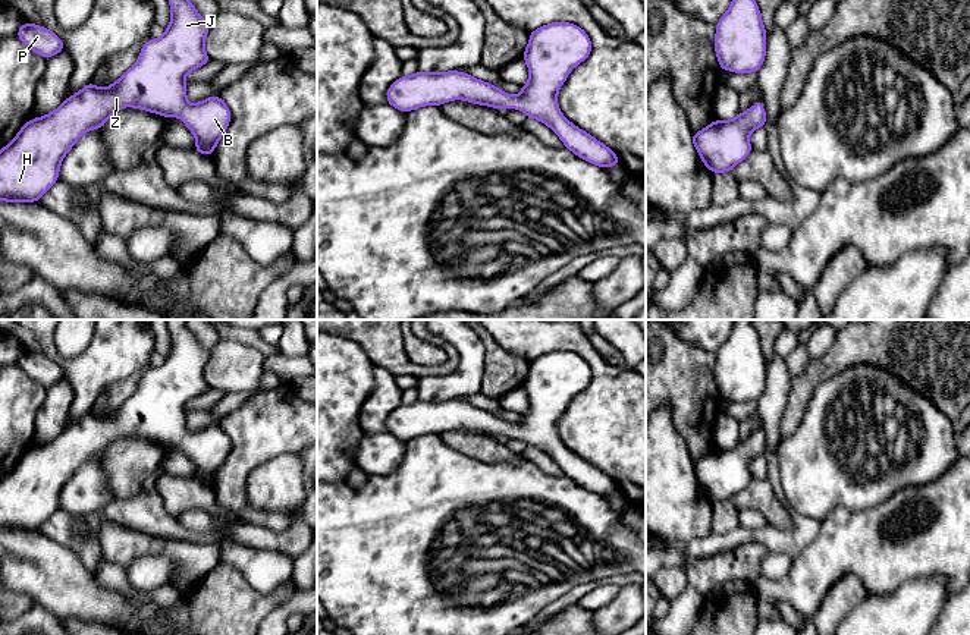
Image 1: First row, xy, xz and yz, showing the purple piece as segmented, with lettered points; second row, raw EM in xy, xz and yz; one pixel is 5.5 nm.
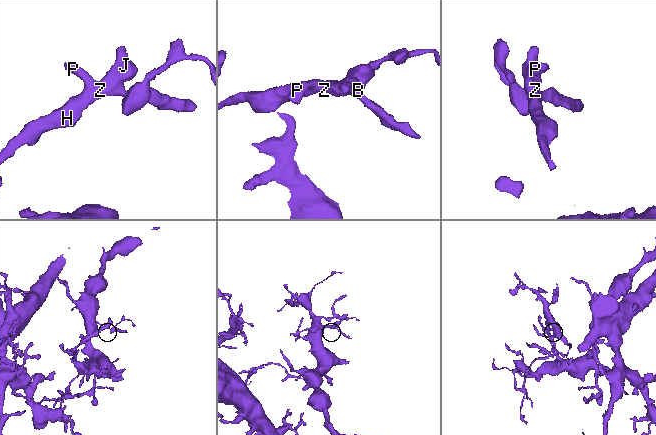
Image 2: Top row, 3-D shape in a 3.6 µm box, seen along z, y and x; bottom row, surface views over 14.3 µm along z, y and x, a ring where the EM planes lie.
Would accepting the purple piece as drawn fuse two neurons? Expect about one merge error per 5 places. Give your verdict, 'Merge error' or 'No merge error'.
No merge error

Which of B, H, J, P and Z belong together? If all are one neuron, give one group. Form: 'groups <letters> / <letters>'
groups B H J P Z

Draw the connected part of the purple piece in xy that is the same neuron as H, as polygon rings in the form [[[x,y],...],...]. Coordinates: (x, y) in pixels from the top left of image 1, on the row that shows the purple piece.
[[[169,0],[172,19],[164,34],[158,40],[148,38],[139,51],[136,63],[128,69],[119,81],[109,88],[97,88],[90,81],[79,92],[66,98],[56,110],[26,122],[13,141],[0,150],[0,201],[6,202],[37,202],[59,180],[60,163],[72,150],[76,141],[92,129],[103,129],[107,119],[123,107],[135,107],[150,113],[157,113],[166,119],[179,117],[197,138],[194,151],[203,155],[213,155],[213,151],[230,123],[230,110],[220,95],[211,95],[194,106],[186,100],[185,76],[208,63],[211,59],[205,53],[204,41],[210,29],[210,22],[204,21],[189,0]]]

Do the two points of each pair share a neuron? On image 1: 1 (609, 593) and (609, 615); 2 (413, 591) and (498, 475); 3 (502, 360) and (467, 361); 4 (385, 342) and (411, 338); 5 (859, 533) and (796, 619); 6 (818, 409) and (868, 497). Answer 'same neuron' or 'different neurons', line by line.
1: different neurons
2: same neuron
3: different neurons
4: different neurons
5: different neurons
6: same neuron

